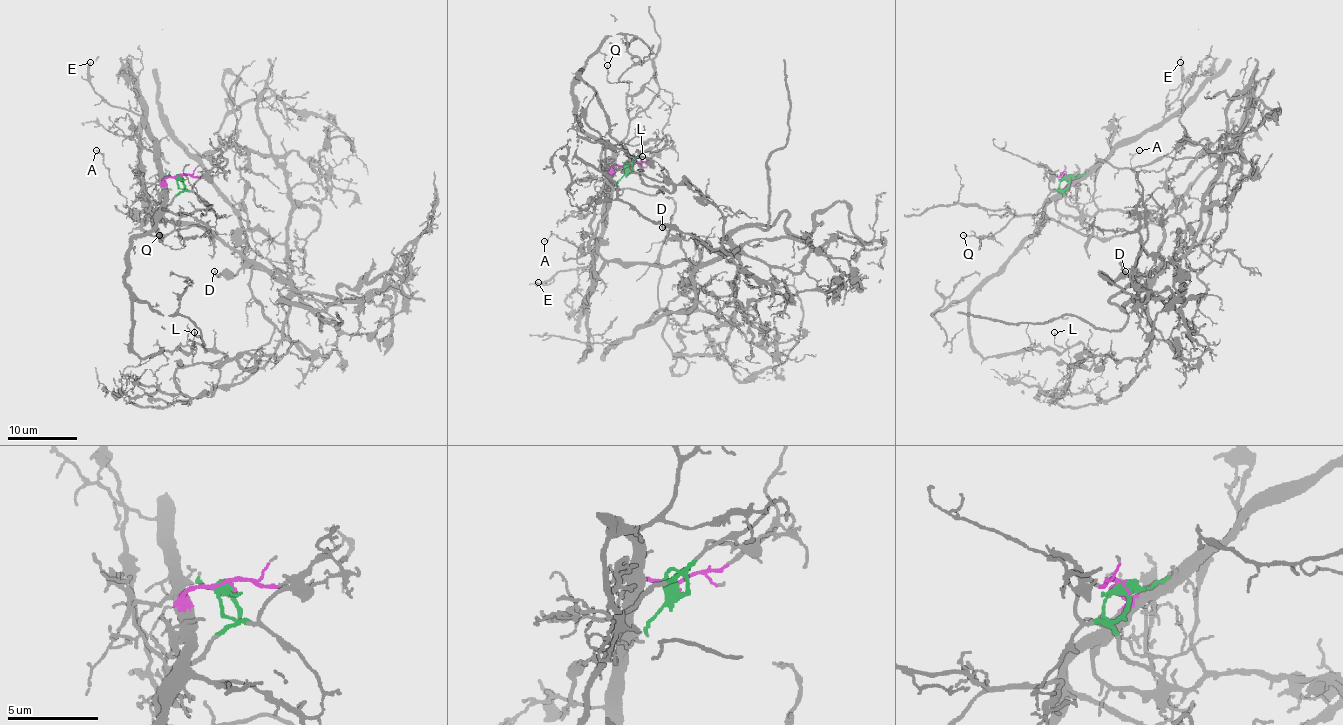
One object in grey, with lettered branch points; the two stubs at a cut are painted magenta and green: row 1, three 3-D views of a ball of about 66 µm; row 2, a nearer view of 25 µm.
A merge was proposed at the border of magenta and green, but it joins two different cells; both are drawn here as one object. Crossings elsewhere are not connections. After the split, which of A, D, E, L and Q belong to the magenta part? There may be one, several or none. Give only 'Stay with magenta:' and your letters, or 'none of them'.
Stay with magenta: E, L, Q

